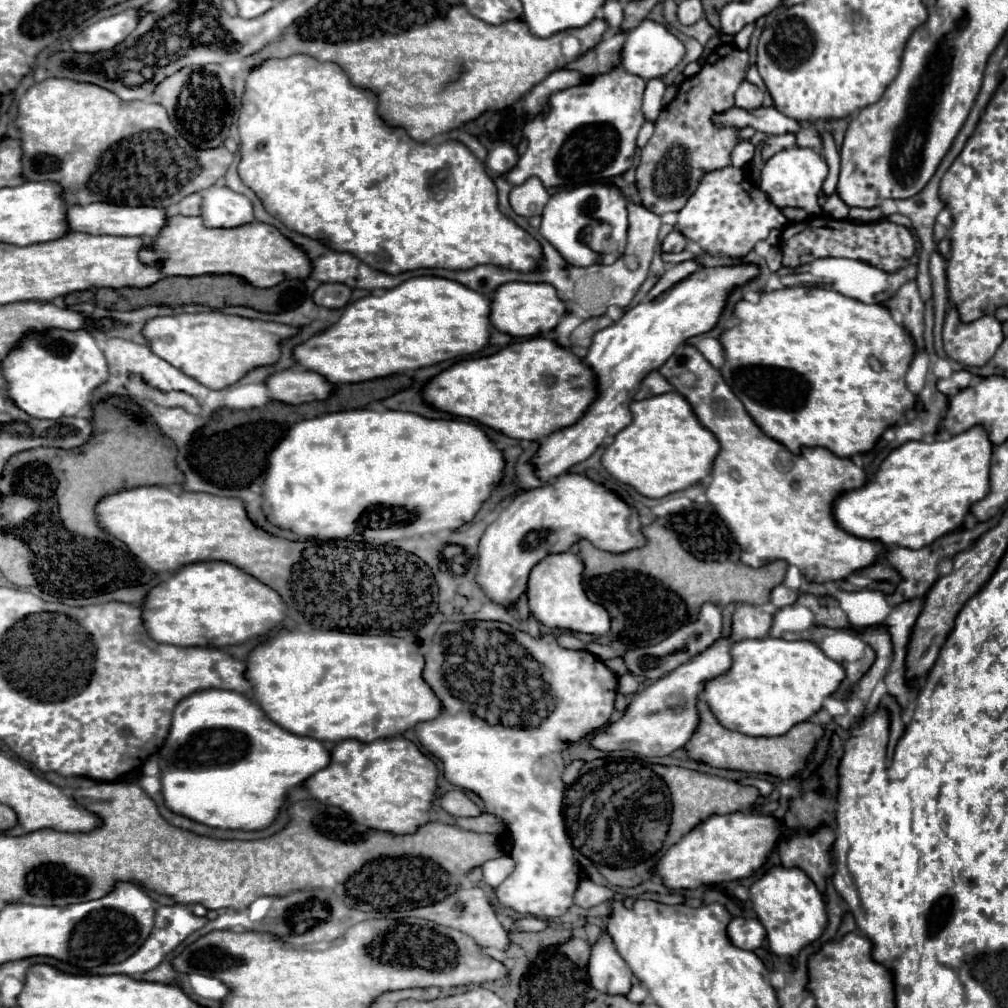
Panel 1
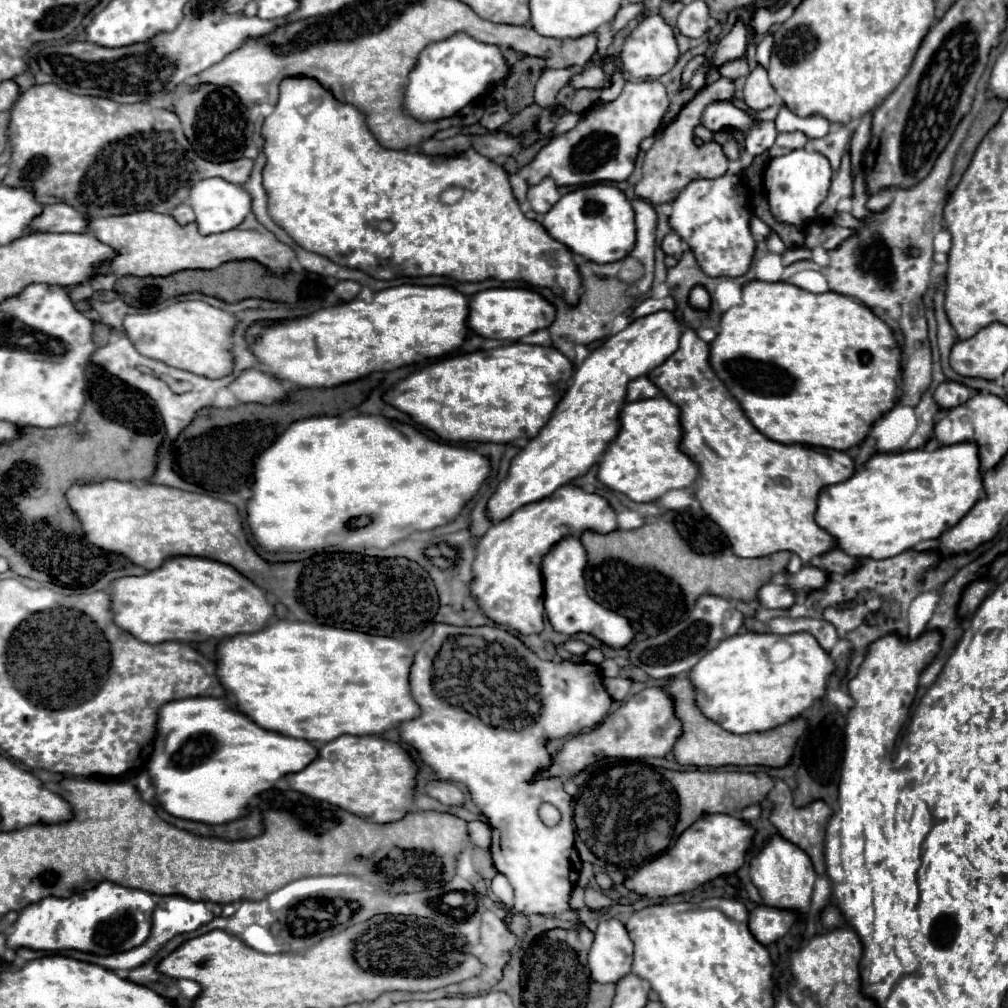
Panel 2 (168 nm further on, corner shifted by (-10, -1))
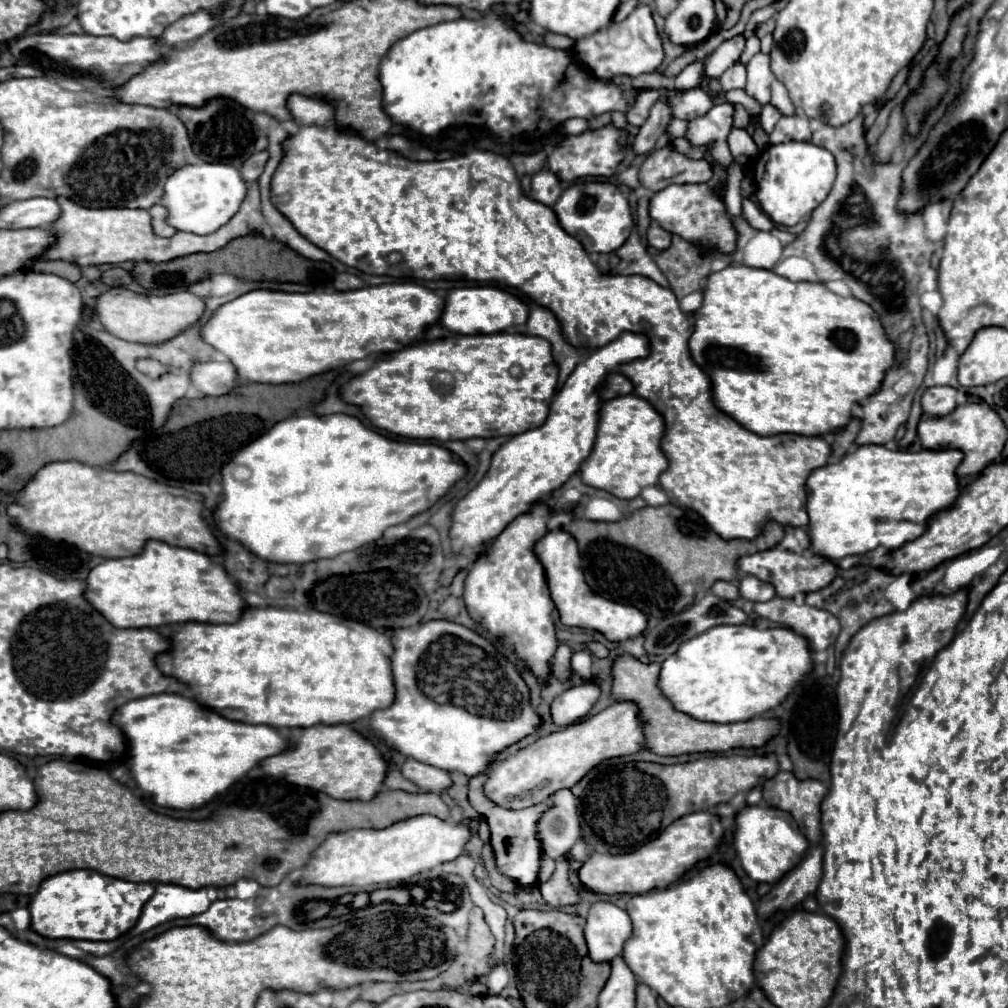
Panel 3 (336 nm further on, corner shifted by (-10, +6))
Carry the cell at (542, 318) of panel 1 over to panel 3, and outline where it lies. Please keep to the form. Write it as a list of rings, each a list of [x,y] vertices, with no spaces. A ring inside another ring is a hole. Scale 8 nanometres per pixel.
[[[462,287],[450,289],[444,297],[444,309],[438,317],[438,323],[450,333],[460,335],[478,335],[478,333],[498,333],[506,327],[522,325],[528,319],[528,307],[514,295],[498,287]]]

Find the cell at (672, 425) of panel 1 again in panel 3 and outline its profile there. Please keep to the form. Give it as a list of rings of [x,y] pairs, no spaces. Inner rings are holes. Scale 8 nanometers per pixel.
[[[624,395],[604,401],[592,453],[580,465],[582,483],[604,489],[618,499],[634,499],[644,487],[656,485],[660,473],[668,467],[668,459],[660,453],[660,437],[664,435],[664,419],[642,397]]]

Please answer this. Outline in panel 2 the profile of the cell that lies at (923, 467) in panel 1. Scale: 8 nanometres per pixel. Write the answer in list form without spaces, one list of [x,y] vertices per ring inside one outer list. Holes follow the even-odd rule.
[[[976,442],[968,444],[950,444],[940,446],[932,452],[928,450],[906,450],[906,452],[888,452],[876,454],[866,464],[864,470],[858,470],[850,480],[826,486],[818,498],[816,522],[828,534],[836,538],[838,548],[850,556],[868,556],[868,558],[890,558],[914,548],[922,540],[936,540],[948,528],[956,526],[966,512],[984,498],[984,484],[980,472],[980,456]]]

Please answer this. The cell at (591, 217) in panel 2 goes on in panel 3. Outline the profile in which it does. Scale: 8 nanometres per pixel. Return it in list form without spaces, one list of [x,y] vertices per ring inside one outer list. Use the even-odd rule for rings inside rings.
[[[582,181],[564,189],[560,201],[554,205],[560,225],[566,233],[576,237],[588,253],[616,251],[630,235],[634,221],[626,195],[612,183]]]

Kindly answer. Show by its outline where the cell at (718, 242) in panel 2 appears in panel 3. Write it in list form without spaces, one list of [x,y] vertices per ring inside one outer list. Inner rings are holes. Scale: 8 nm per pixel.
[[[668,185],[650,199],[650,217],[666,231],[676,233],[688,241],[700,241],[700,245],[712,245],[722,253],[734,249],[736,231],[728,213],[724,213],[724,203],[716,195],[706,195],[706,185]]]

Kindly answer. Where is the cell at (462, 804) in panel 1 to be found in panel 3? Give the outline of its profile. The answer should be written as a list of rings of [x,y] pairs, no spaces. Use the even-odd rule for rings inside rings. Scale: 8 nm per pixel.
[[[406,759],[400,773],[406,779],[410,779],[412,783],[416,783],[420,789],[426,789],[426,791],[440,793],[452,785],[450,775],[446,771],[432,767],[432,765],[426,765],[426,763],[420,763],[416,759]]]

